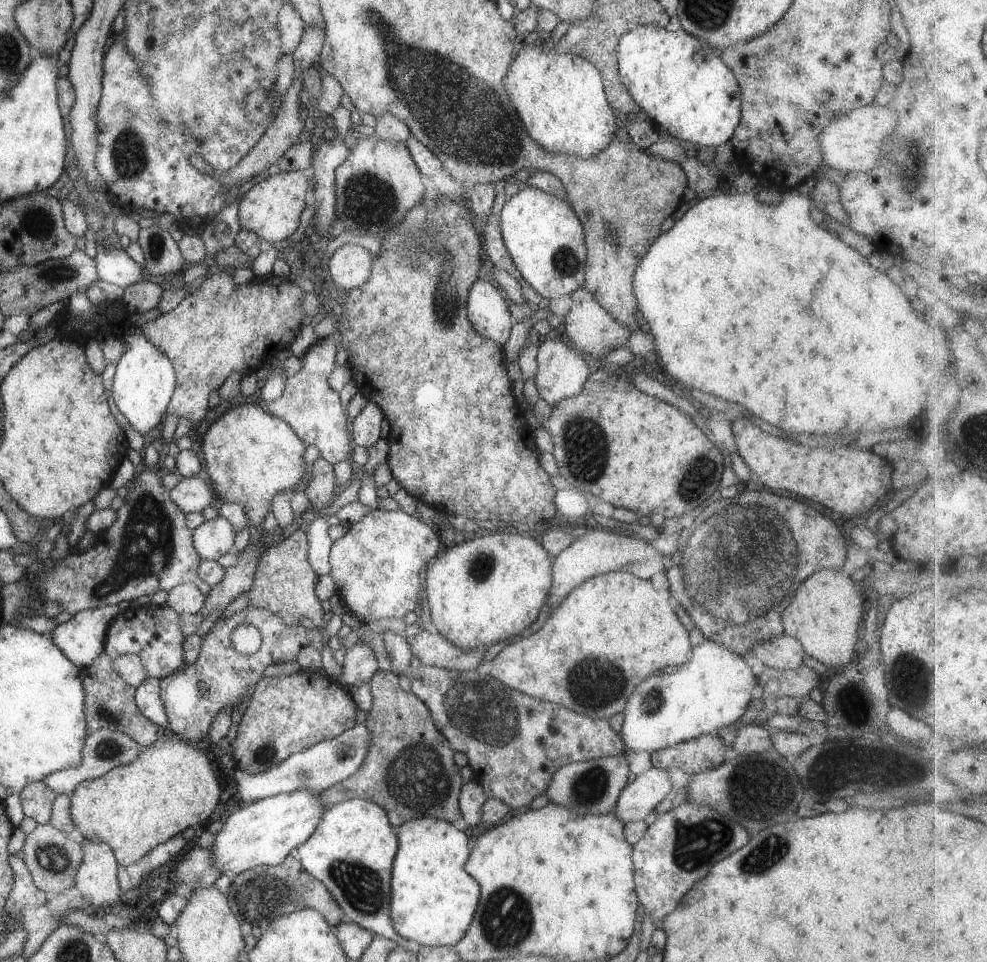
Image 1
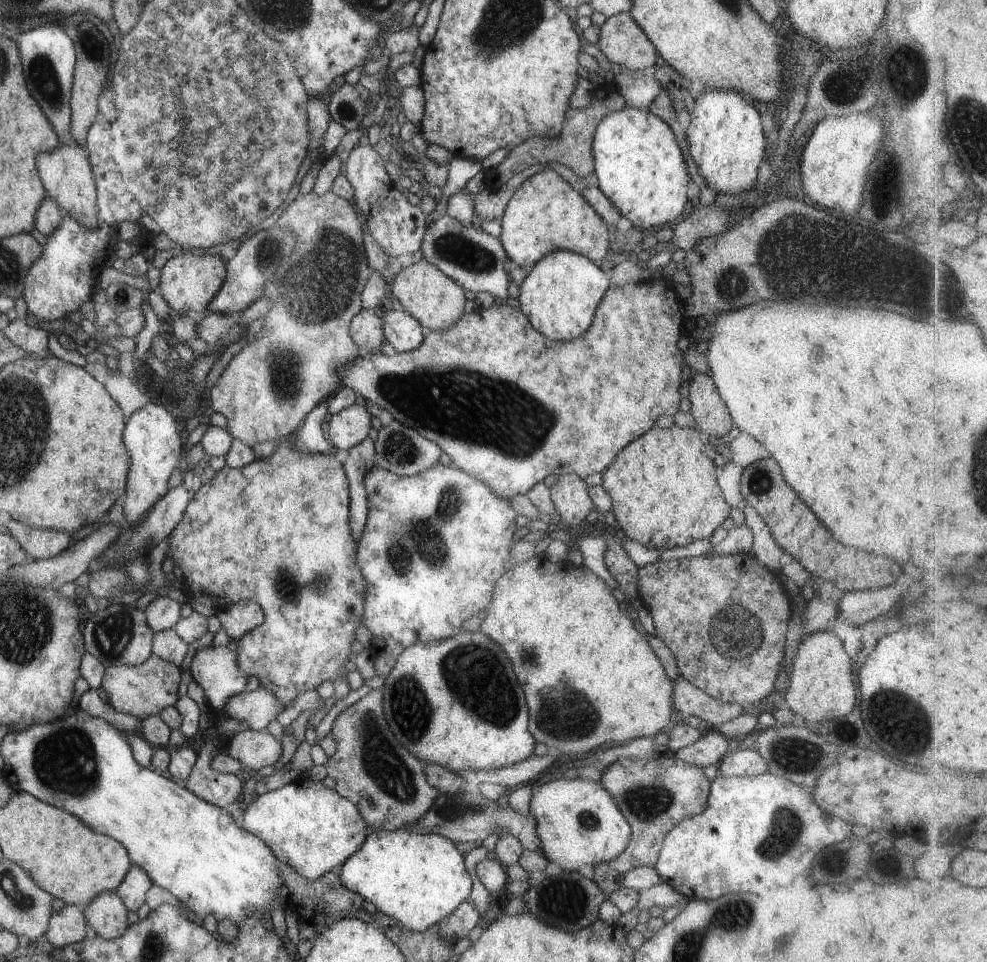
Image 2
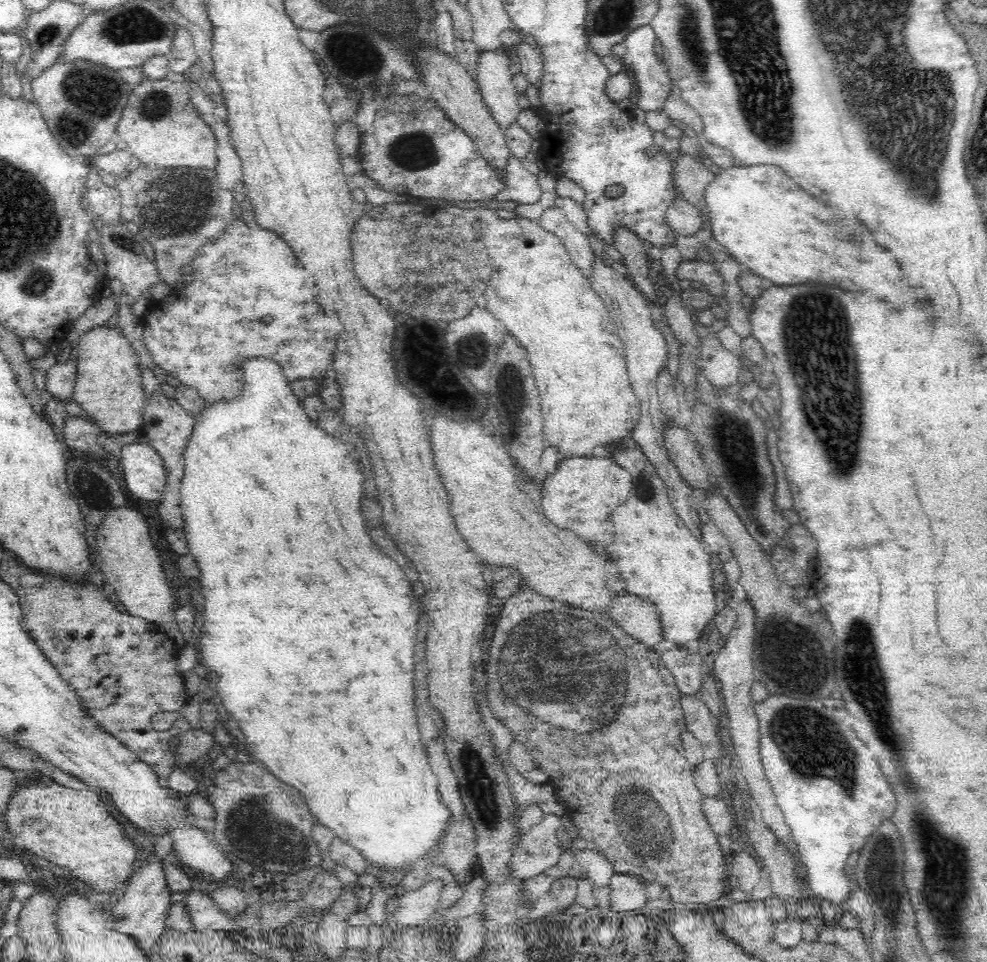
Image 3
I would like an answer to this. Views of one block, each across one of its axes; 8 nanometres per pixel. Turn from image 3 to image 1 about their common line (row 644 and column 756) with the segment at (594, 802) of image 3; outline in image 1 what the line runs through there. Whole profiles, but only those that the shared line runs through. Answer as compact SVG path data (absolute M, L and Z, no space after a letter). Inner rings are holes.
M739 490L732 498L717 500L719 502L714 500L693 519L692 526L680 530L676 550L667 560L662 579L705 639L728 648L737 656L749 657L749 650L759 641L781 634L782 610L810 574L821 569L841 569L847 544L831 518L787 496Z

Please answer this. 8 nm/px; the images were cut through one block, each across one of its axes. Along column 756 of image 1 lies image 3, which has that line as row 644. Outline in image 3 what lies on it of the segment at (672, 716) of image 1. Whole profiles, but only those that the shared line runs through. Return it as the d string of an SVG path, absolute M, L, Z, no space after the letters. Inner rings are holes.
M618 442L618 444L614 444L614 446L610 446L610 450L606 450L606 452L612 452L612 459L616 464L620 465L622 468L626 469L632 478L632 490L627 496L626 502L620 507L618 507L613 514L611 515L611 521L615 526L615 536L613 546L608 548L607 551L610 552L611 562L615 564L615 567L620 573L620 576L626 581L625 589L627 592L630 592L632 595L641 596L642 598L647 598L651 602L655 604L657 611L659 612L661 618L661 625L663 626L663 640L665 646L674 645L674 644L686 644L686 642L690 642L690 640L696 640L699 638L700 634L702 634L702 630L704 628L708 628L708 626L712 626L713 616L716 615L716 598L714 597L717 588L712 585L712 571L713 567L710 566L710 557L708 557L708 553L701 547L700 541L696 540L690 529L684 524L684 521L680 519L673 507L673 504L669 501L668 490L666 489L666 485L664 481L660 478L660 475L656 472L656 467L652 466L652 463L649 461L649 458L642 452L641 446L637 444L628 447L624 445L624 443Z

